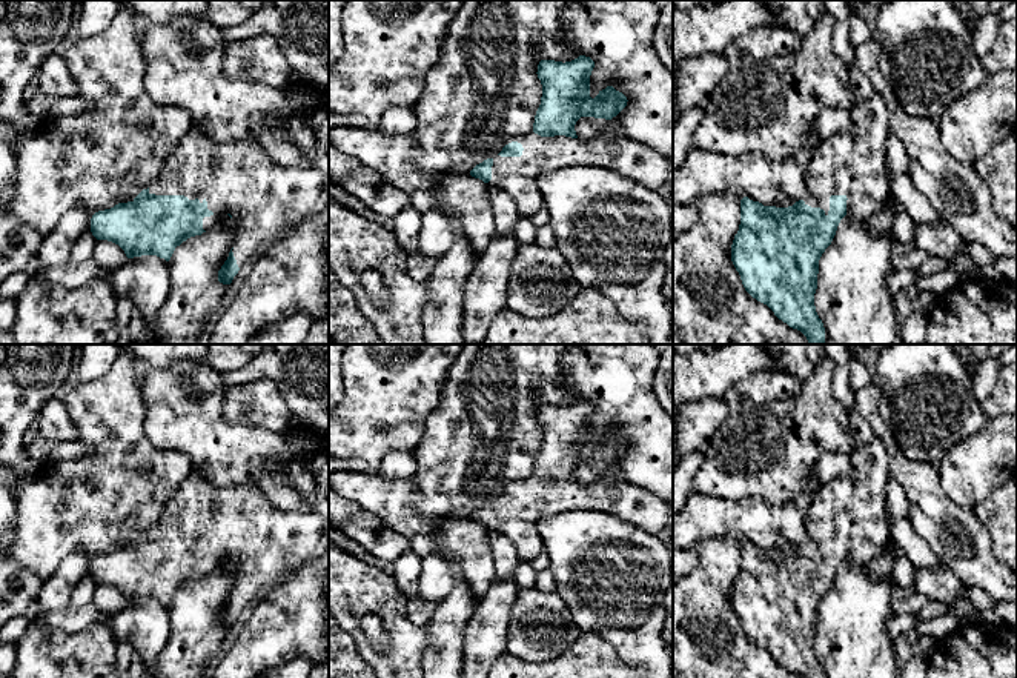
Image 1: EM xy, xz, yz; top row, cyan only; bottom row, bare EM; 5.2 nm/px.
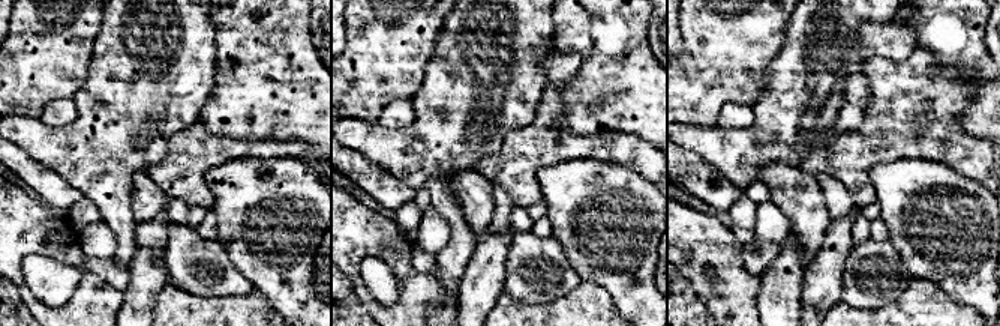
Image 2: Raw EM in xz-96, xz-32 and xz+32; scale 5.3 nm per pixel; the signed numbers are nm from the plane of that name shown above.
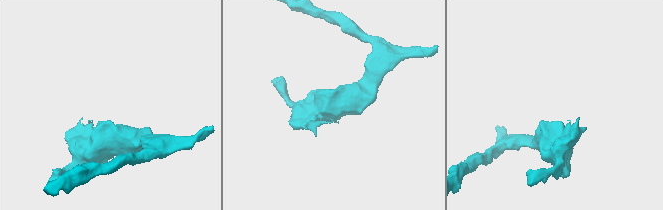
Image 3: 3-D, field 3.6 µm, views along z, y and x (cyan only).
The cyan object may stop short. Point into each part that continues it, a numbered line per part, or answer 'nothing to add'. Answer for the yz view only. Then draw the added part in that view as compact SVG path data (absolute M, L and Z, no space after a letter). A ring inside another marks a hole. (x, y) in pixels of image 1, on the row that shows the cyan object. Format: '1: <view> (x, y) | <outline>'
1: yz (854, 163) | M874 92L868 100L857 100L851 111L853 126L845 134L837 134L819 145L805 171L805 204L820 208L828 215L830 197L845 195L846 215L866 218L883 208L889 197L889 181L886 171L885 141L889 129L888 114L882 97Z

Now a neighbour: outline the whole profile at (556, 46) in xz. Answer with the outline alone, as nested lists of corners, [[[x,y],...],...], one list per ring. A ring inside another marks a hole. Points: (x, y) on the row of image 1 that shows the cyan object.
[[[559,28],[553,35],[539,37],[533,49],[536,60],[571,61],[579,57],[578,51],[571,46],[564,31]]]

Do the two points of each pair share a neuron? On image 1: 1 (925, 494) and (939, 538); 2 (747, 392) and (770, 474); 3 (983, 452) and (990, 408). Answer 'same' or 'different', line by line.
1: same
2: different
3: different

